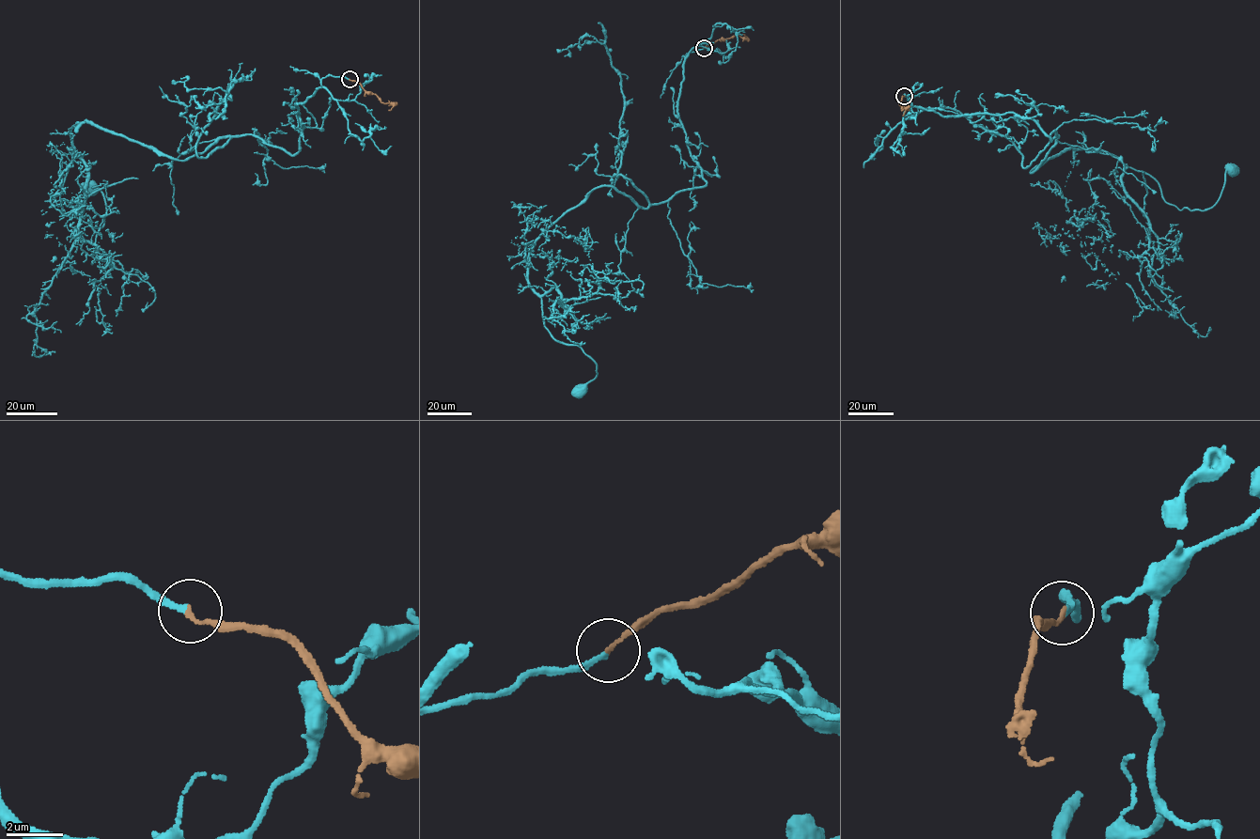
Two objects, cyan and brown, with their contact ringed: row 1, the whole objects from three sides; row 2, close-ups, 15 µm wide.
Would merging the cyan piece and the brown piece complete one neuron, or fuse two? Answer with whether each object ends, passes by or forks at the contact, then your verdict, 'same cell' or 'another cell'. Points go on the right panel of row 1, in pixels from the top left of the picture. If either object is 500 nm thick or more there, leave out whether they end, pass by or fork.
cyan ends there; brown ends there; same cell

